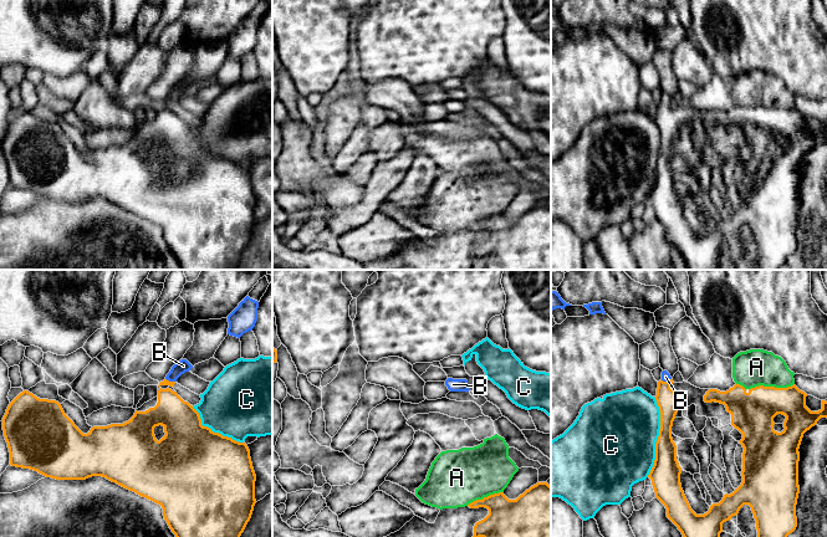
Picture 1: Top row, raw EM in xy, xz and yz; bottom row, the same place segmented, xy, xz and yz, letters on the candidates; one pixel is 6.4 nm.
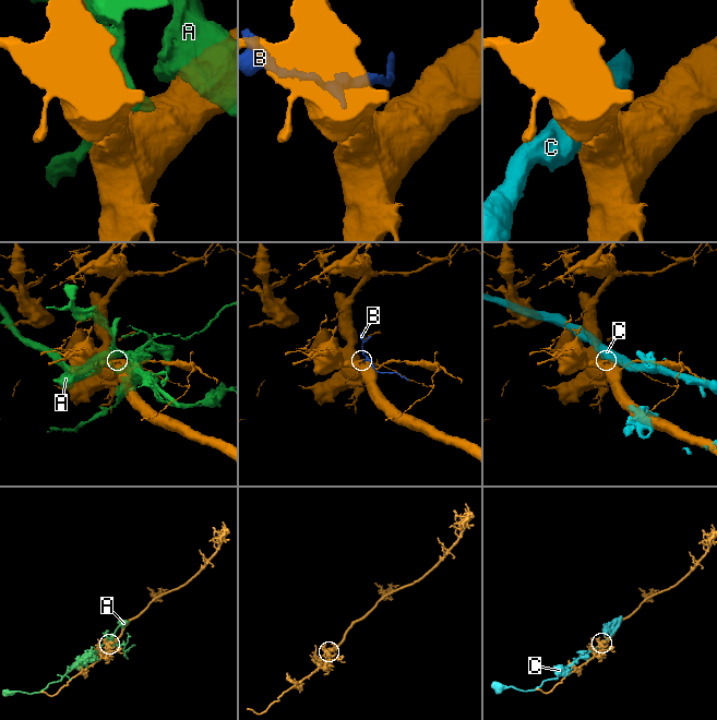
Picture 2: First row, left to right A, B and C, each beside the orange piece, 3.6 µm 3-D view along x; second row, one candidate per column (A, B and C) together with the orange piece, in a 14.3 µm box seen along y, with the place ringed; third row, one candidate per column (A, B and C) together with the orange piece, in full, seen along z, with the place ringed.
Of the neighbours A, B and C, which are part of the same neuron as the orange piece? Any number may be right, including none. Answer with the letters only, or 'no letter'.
B

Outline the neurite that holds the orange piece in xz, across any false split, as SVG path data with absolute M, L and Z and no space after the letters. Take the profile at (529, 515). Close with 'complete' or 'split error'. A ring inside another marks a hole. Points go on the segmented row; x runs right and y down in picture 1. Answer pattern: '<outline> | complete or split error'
M537 482L516 500L499 492L468 506L489 510L489 515L475 523L473 537L551 537L551 486L547 482Z | complete

